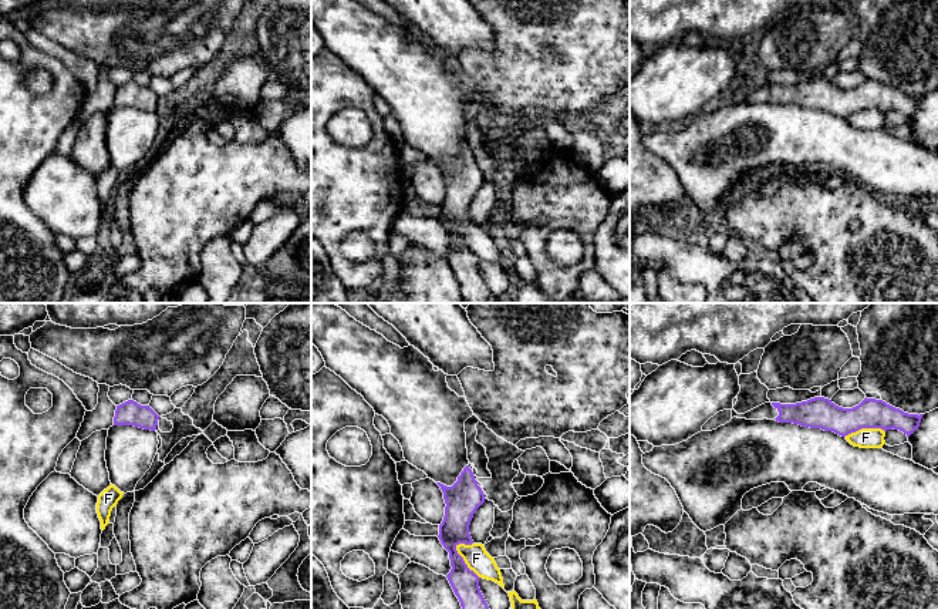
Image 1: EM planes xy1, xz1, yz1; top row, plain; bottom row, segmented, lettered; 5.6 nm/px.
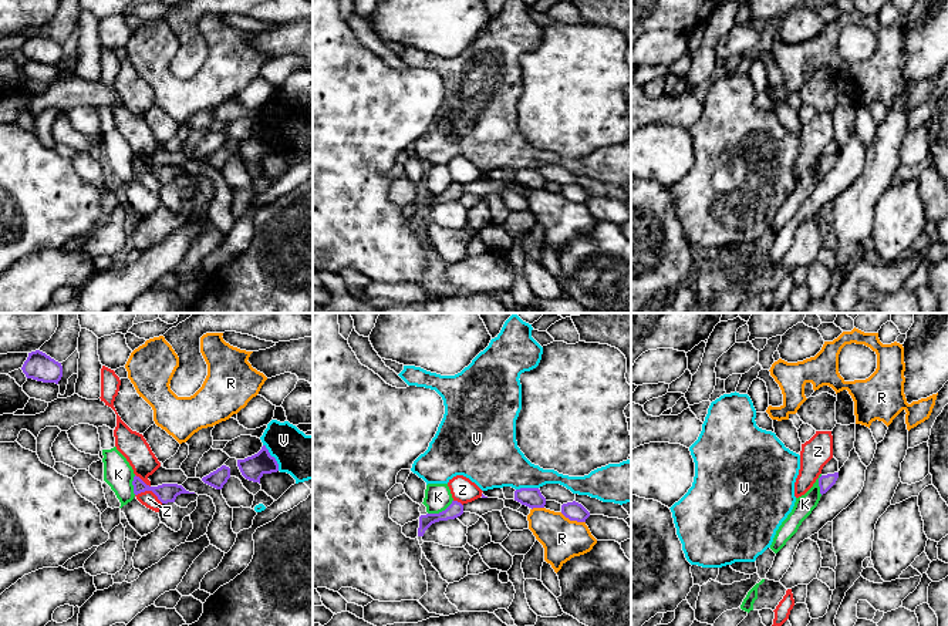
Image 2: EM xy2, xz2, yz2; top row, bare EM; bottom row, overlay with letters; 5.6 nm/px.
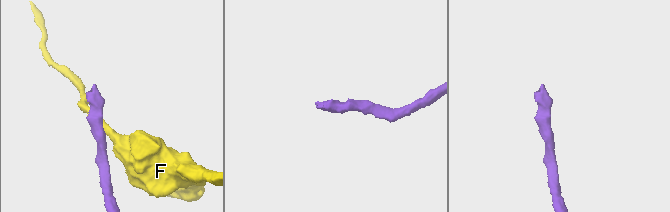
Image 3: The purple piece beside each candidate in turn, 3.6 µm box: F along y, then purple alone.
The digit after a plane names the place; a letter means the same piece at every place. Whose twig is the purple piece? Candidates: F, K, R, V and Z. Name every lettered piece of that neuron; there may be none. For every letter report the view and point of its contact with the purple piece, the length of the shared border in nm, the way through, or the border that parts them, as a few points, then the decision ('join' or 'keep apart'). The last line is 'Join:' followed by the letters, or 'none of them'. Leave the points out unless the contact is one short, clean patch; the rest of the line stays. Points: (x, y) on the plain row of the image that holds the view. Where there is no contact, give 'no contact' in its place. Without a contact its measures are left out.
F: meets purple in xz1 at (464, 242); contact 240 nm long; border along xz1 (456, 225), (456, 234), (479, 258); keep apart
K: meets purple in xz2 at (442, 192); contact 170 nm long; border along xz2 (452, 181), (444, 191), (428, 195); keep apart
R: meets purple in xz2 at (573, 201); contact 160 nm long; border along xz2 (560, 194), (570, 201), (584, 204); keep apart
V: meets purple in xy2 at (273, 138); contact 180 nm long; keep apart
Z: meets purple in xy2 at (149, 171); contact 170 nm long; border along xy2 (135, 175), (151, 172), (162, 184); keep apart
Join: none of them

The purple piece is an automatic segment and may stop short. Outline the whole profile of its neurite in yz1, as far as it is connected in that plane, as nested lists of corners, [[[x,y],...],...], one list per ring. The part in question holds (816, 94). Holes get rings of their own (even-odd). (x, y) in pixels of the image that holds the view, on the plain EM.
[[[814,78],[796,85],[765,84],[745,95],[732,90],[732,100],[776,101],[802,108],[833,112],[841,118],[861,110],[900,111],[910,118],[921,104],[924,95],[908,95],[883,81],[864,80],[853,90],[836,87],[824,78]]]

